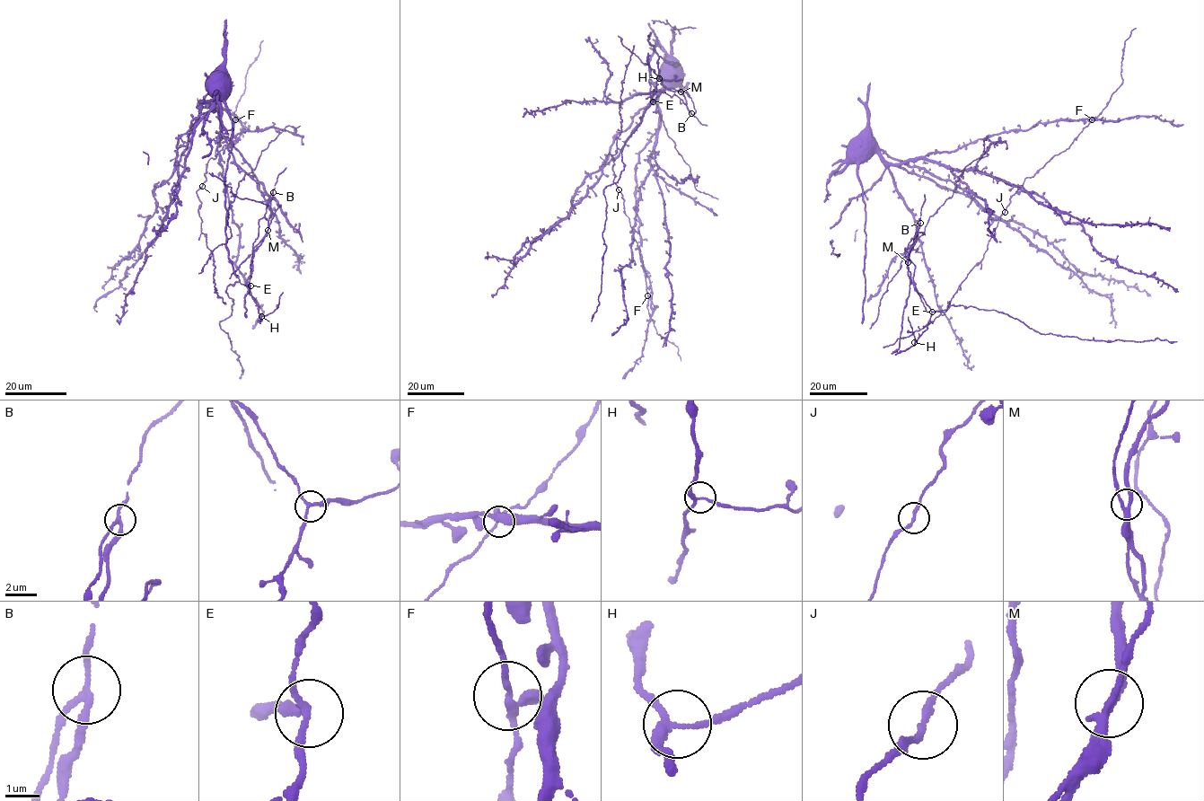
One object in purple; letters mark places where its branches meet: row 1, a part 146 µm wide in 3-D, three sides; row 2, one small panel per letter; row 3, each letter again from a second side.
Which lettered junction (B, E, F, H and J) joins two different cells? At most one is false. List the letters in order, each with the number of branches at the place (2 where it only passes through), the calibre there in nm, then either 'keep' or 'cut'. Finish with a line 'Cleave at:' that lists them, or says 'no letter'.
B: 3 | 180 nm | cut
E: 3 | 180 nm | keep
F: 3 | 240 nm | keep
H: 3 | 200 nm | keep
J: 2 | 180 nm | keep
Cleave at: B

